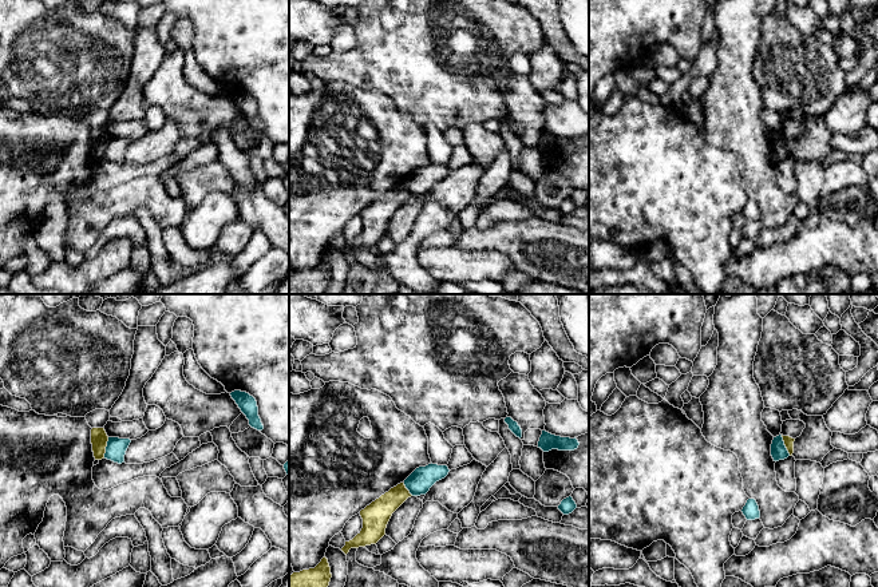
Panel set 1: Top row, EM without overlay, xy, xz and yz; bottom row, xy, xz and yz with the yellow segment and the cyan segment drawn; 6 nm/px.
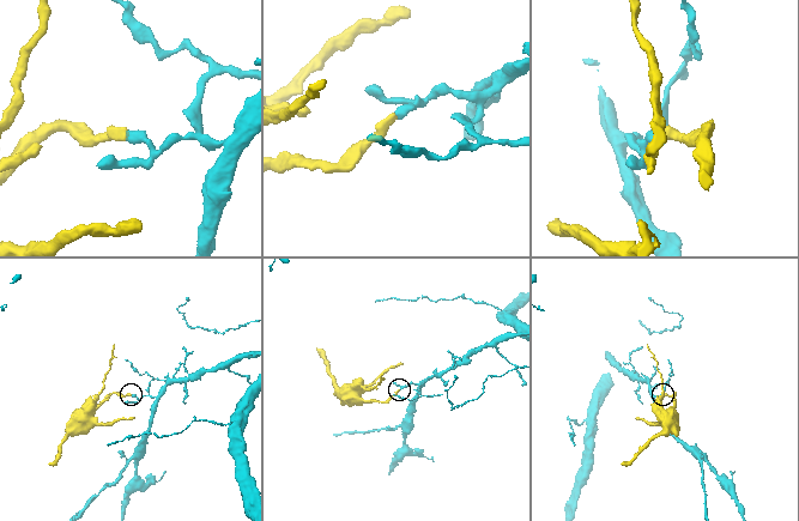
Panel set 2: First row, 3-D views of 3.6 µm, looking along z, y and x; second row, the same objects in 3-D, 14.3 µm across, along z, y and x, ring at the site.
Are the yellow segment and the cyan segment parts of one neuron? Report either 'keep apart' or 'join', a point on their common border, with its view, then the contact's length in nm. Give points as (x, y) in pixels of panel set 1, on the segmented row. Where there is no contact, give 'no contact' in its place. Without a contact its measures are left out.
keep apart; meets yellow in xy at (105, 448); contact 130 nm long

